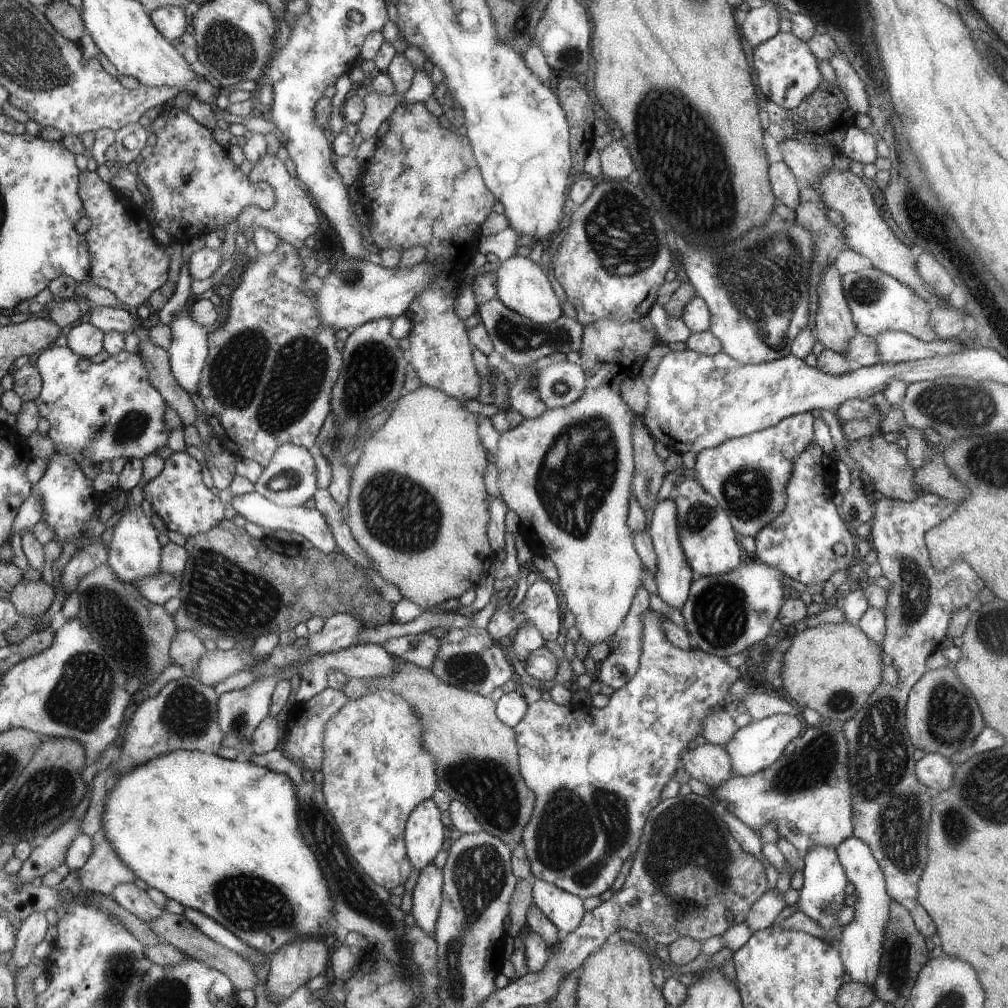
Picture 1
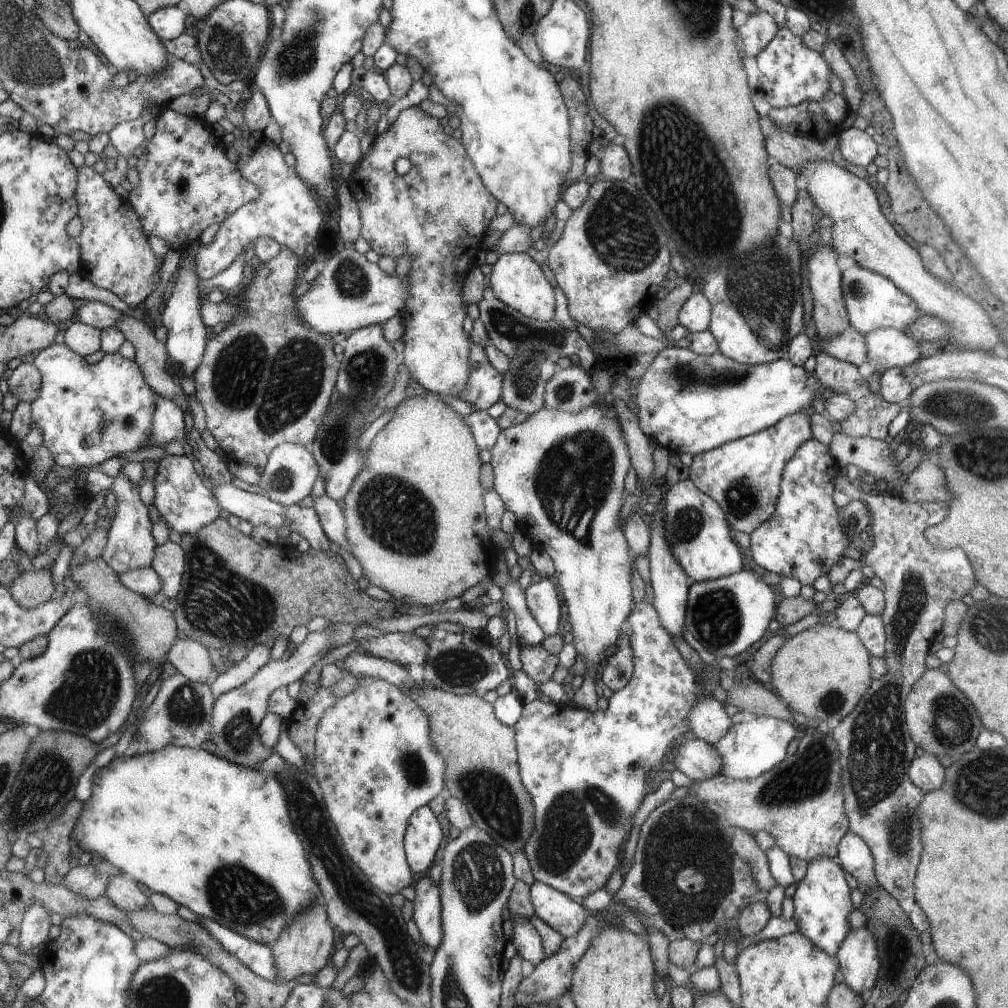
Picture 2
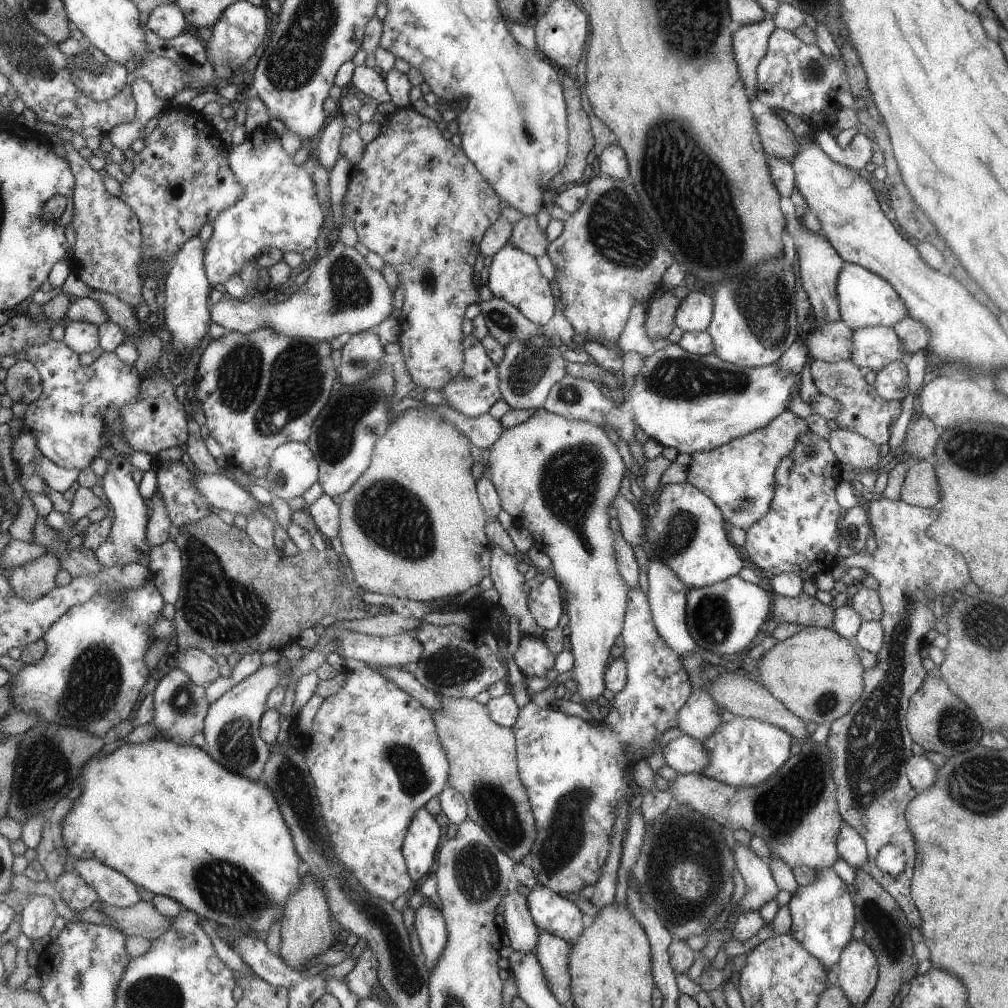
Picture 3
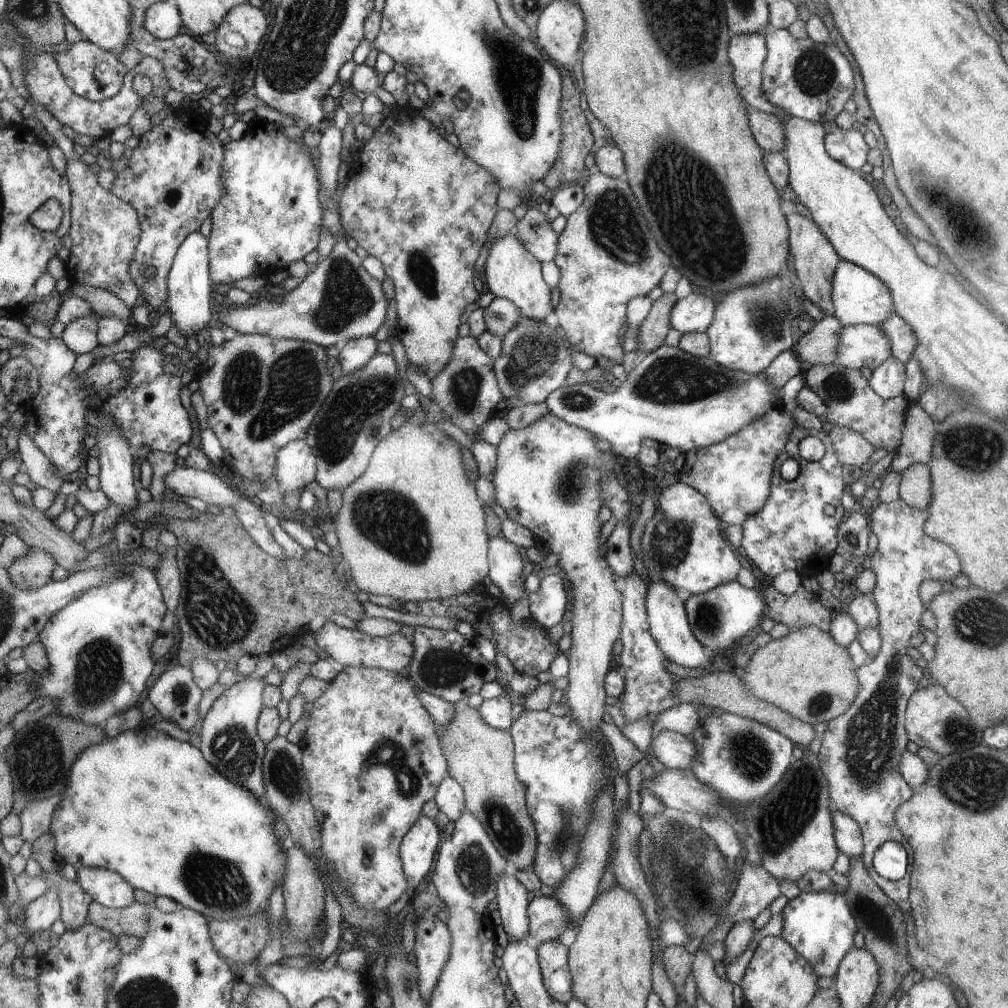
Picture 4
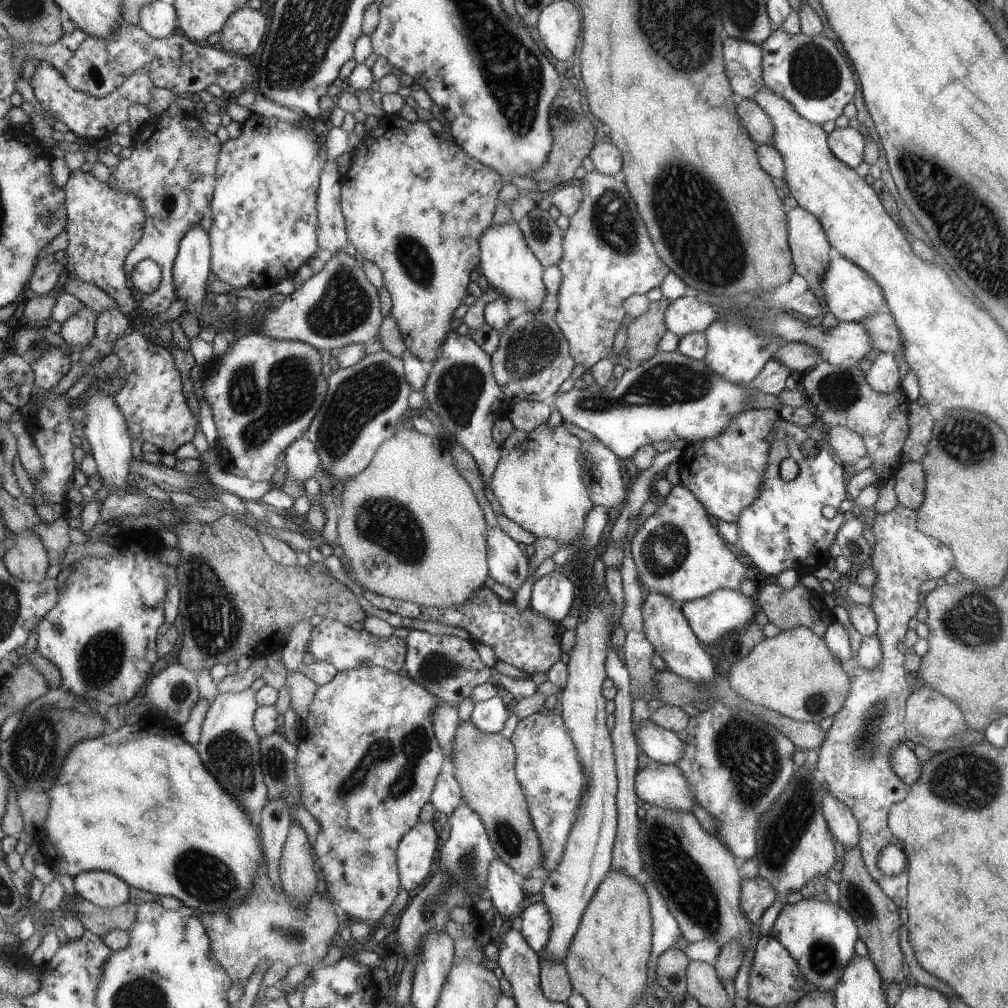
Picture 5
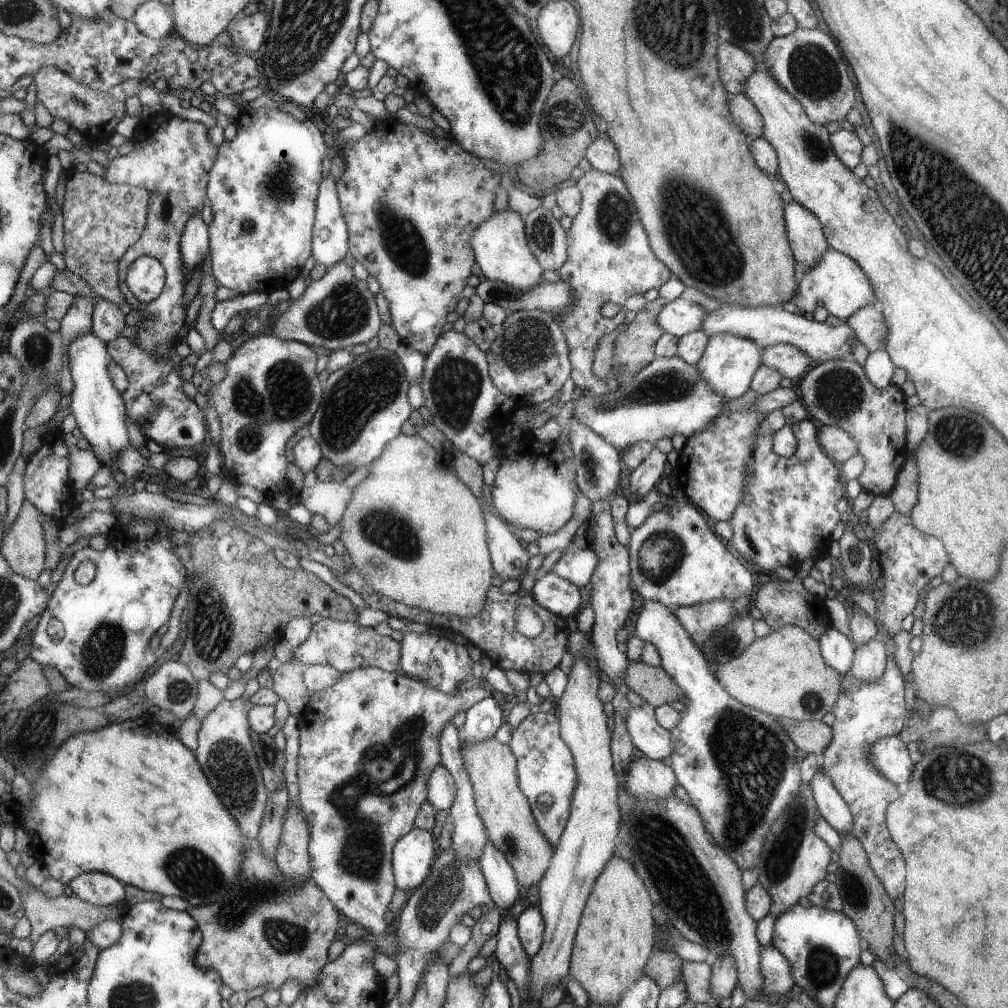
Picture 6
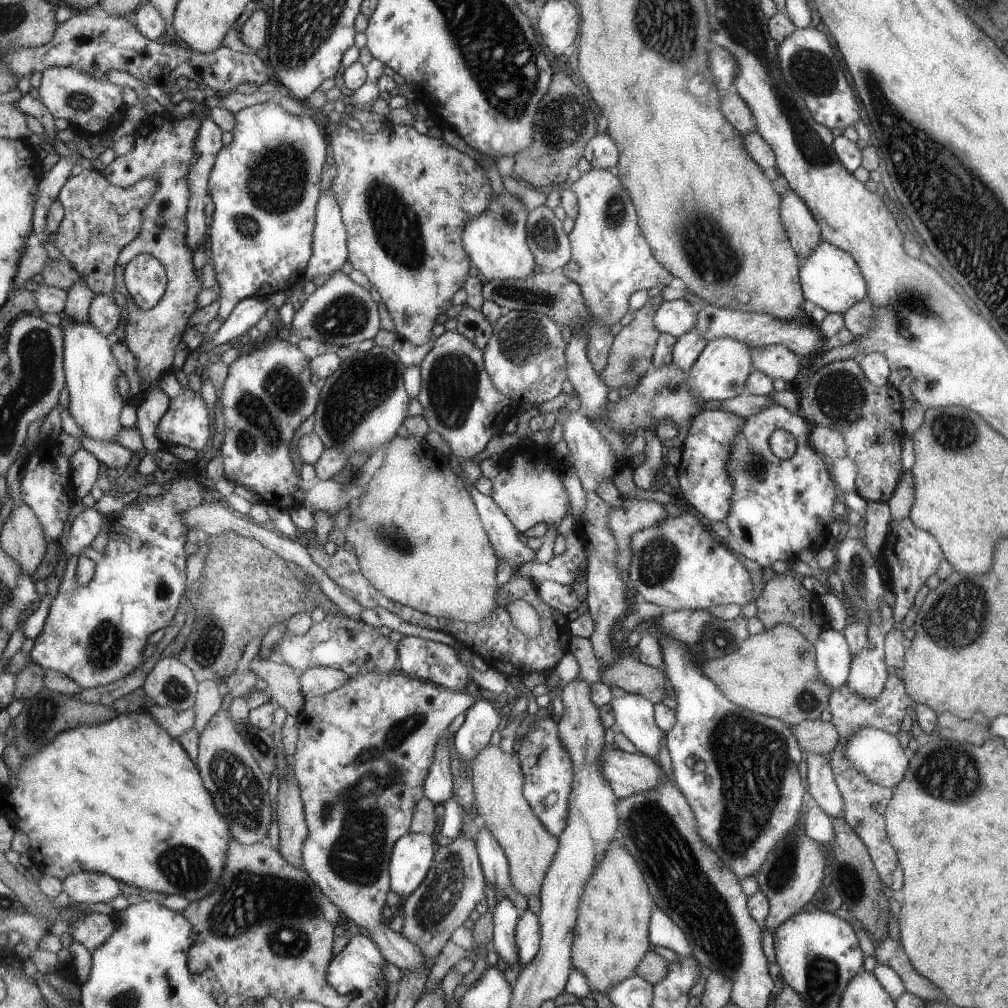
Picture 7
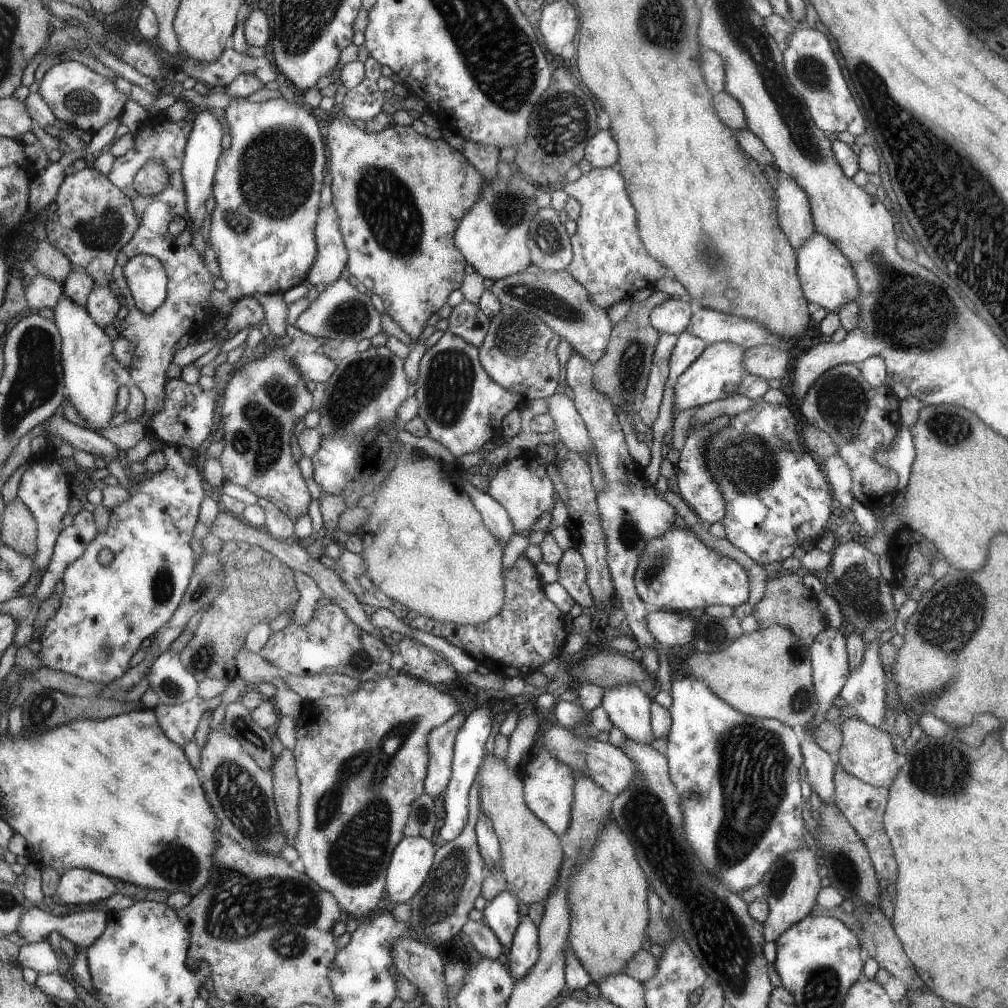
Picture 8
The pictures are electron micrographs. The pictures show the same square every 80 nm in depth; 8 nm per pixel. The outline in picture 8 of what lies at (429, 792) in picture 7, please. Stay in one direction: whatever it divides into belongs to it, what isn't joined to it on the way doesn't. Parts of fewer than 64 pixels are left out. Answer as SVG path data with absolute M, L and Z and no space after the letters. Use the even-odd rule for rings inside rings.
M457 711L445 723L432 728L427 735L429 766L426 768L423 792L430 797L443 794L452 771L452 748L457 730L463 720L461 711Z

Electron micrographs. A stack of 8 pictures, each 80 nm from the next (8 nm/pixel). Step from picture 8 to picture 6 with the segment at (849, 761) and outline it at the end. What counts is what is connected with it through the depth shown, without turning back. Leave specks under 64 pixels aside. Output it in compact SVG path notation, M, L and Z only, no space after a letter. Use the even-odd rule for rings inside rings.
M898 735L873 741L868 746L868 756L872 767L893 784L906 783L910 779L914 763Z

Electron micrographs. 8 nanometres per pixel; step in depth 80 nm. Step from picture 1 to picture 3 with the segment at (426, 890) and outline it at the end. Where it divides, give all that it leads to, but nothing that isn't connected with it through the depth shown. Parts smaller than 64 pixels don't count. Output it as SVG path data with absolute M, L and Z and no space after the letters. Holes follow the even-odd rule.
M429 899L414 910L414 930L420 942L424 965L430 973L446 945L447 933L441 910Z

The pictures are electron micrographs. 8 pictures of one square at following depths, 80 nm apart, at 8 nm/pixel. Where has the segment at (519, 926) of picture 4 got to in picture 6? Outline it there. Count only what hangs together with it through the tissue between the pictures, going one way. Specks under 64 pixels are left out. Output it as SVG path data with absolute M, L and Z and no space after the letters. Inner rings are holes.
M489 840L478 858L478 866L485 879L490 905L499 911L510 909L520 898L519 883L512 866Z

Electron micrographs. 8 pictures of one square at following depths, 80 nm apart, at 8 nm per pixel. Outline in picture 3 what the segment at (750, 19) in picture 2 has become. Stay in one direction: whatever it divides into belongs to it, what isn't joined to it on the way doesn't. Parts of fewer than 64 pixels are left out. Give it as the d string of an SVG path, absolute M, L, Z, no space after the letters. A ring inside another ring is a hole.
M770 16L761 21L741 25L734 34L734 56L739 68L739 74L752 92L752 100L756 96L756 69L758 60L765 54L768 38L773 32L774 22Z

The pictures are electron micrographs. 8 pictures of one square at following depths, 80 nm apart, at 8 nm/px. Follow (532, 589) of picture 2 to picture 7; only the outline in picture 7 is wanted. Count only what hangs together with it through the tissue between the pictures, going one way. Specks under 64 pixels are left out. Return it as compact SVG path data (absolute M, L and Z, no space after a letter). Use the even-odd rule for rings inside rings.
M544 580L537 584L538 597L557 612L567 616L573 610L582 610L577 593L571 585L562 585L555 581Z

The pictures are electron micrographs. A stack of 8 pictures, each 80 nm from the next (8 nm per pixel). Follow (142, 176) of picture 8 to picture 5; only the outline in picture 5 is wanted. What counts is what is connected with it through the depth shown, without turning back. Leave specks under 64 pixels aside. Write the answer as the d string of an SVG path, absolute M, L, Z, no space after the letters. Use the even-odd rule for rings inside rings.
M76 169L69 172L67 184L64 186L67 199L68 225L66 232L69 236L69 245L66 251L68 259L65 271L69 277L79 279L99 288L105 289L121 306L121 310L128 316L134 316L139 310L139 304L134 296L131 278L126 273L126 258L138 246L144 233L144 224L147 217L140 196L130 190L117 190L111 188L107 182L97 180L91 173Z

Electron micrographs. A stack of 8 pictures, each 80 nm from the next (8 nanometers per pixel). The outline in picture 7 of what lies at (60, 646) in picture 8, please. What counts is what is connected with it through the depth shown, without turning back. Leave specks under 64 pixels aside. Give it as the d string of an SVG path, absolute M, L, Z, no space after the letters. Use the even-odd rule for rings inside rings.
M177 474L177 479L164 485L165 493L156 497L139 498L124 507L122 512L113 514L109 524L108 541L104 553L89 545L80 555L73 555L66 563L59 594L54 598L43 630L37 635L33 649L29 652L32 660L47 670L62 672L72 678L83 689L103 687L125 679L146 662L143 650L147 640L159 628L166 628L178 613L181 598L187 590L187 532L191 530L183 522L182 514L203 503L203 493L193 474ZM86 556L95 562L93 578L85 585L77 582L79 558Z

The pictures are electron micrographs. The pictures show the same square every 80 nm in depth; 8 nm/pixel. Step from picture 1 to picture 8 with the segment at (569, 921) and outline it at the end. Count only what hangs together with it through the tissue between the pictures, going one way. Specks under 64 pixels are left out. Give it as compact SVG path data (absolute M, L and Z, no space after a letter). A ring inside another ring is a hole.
M528 915L520 917L510 944L507 964L516 982L530 972L538 960L538 925Z

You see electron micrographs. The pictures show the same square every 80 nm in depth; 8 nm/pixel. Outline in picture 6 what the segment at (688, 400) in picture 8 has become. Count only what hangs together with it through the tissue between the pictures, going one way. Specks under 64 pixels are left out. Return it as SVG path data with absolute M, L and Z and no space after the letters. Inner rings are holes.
M715 333L708 336L702 357L695 366L712 391L726 399L741 396L750 385L753 373L762 364L763 347L751 339L731 333Z

